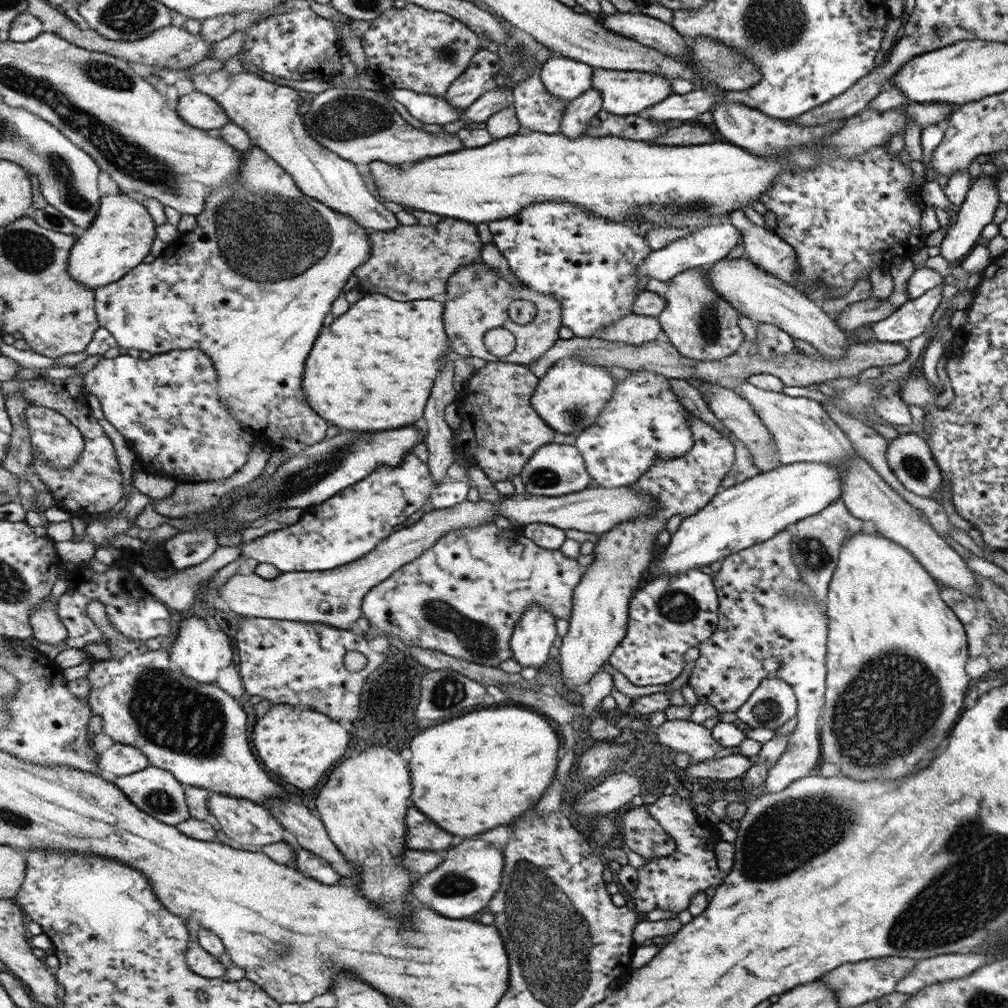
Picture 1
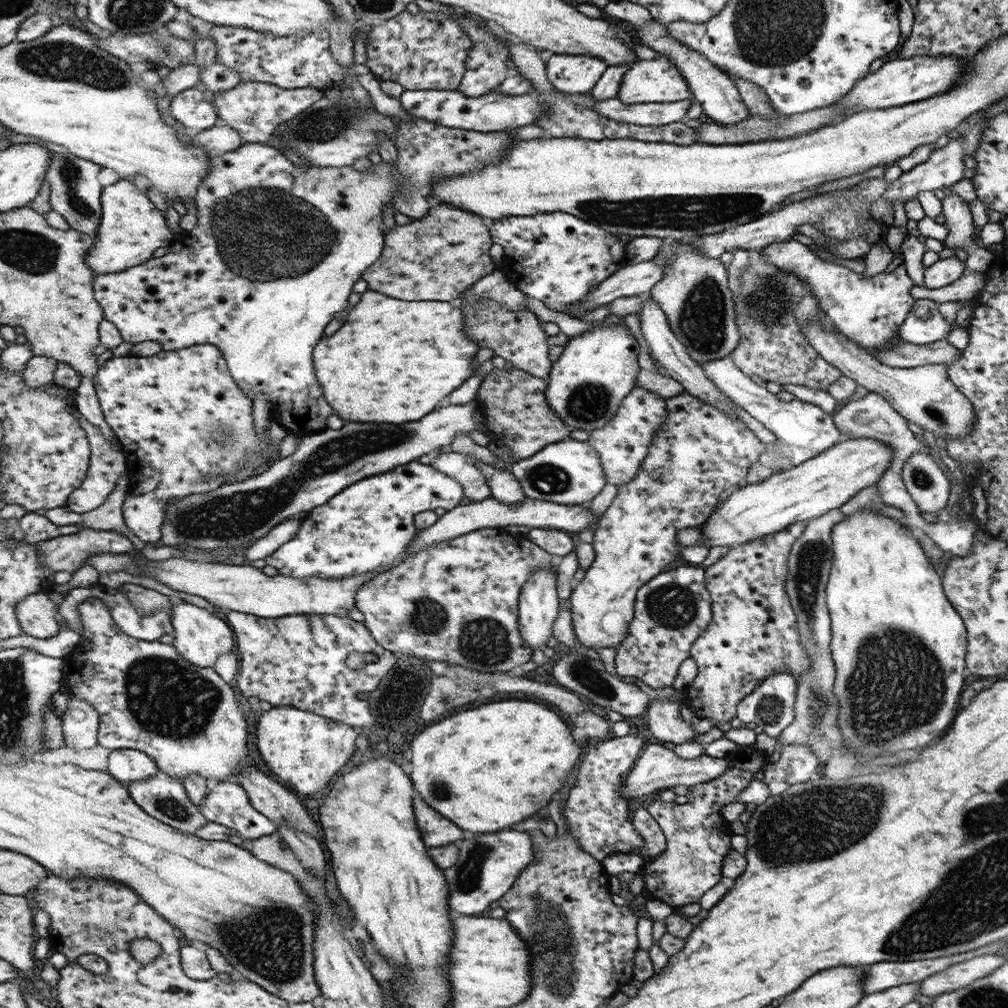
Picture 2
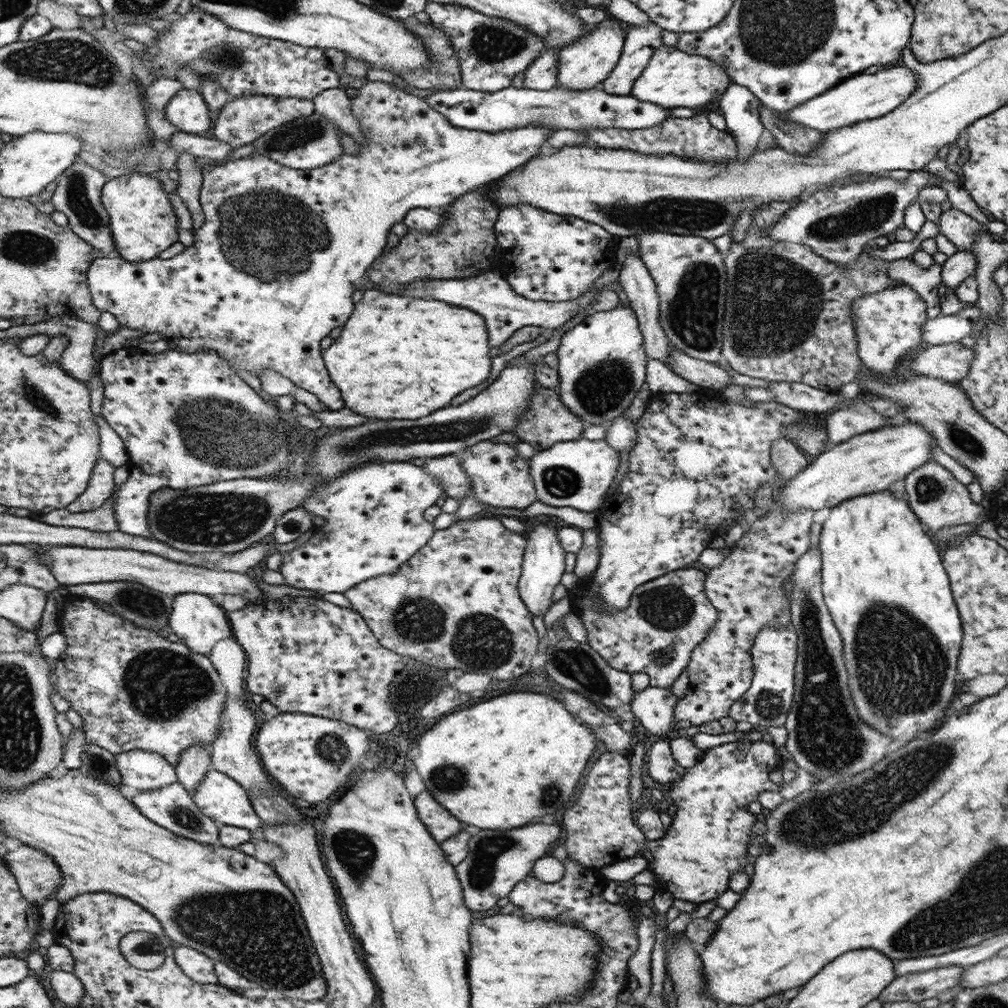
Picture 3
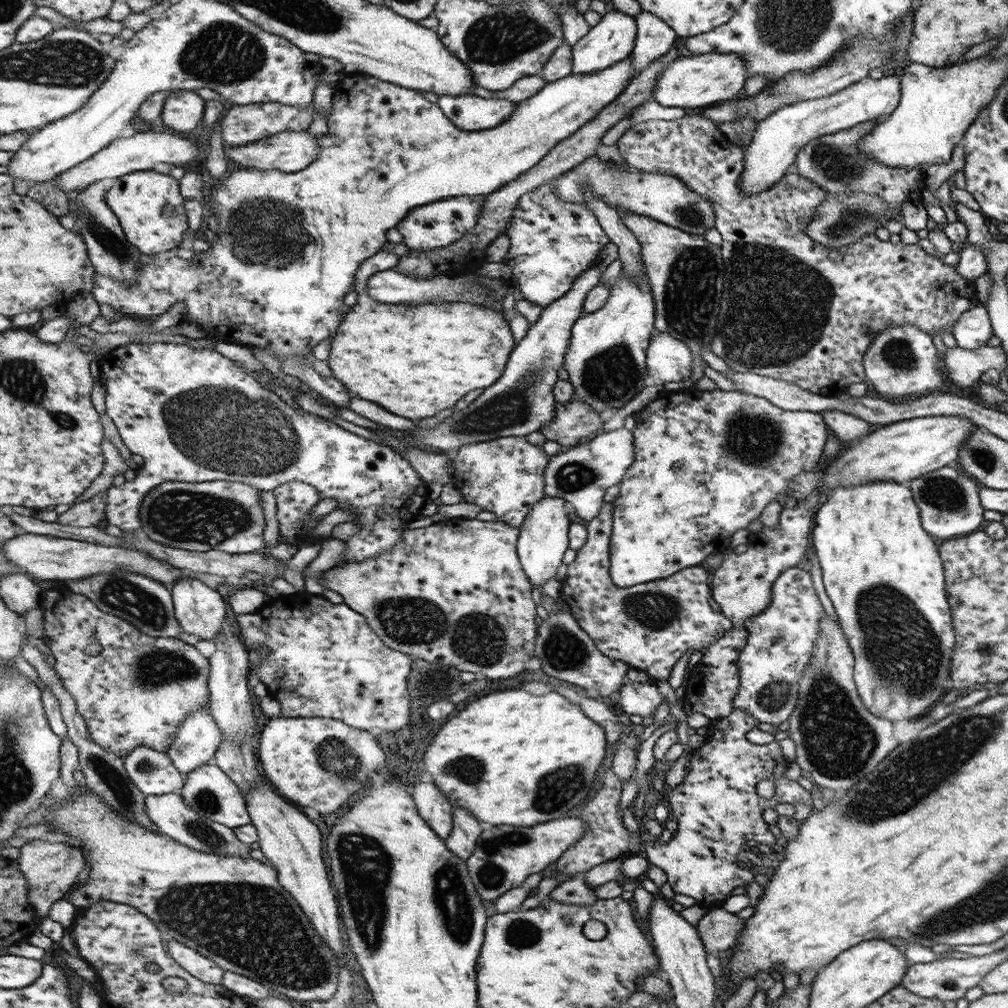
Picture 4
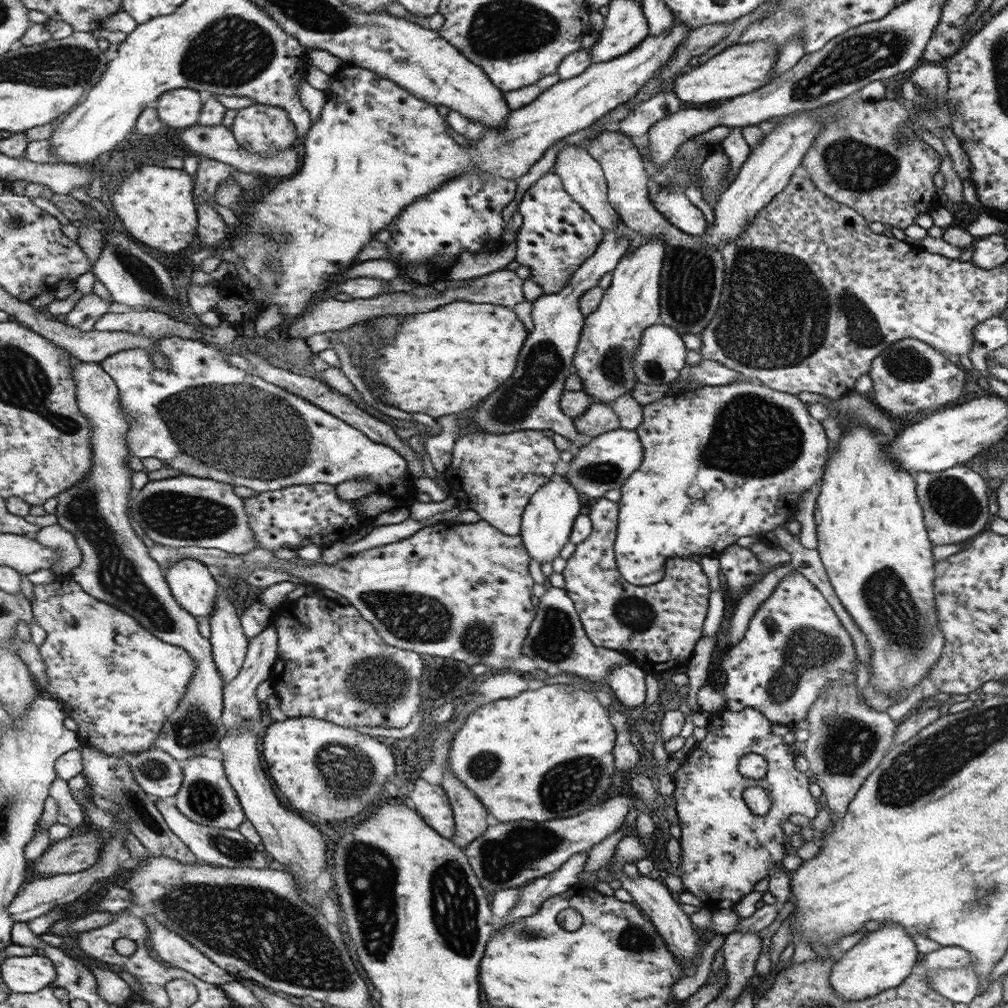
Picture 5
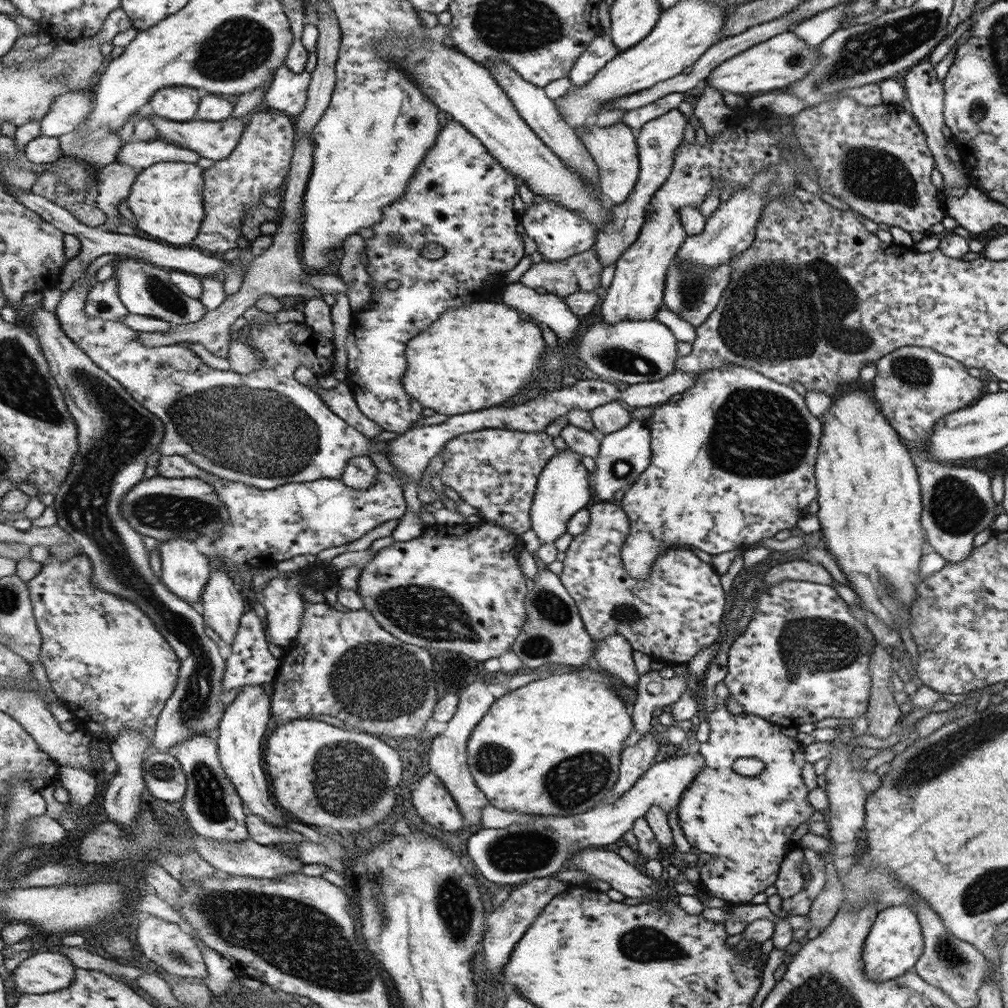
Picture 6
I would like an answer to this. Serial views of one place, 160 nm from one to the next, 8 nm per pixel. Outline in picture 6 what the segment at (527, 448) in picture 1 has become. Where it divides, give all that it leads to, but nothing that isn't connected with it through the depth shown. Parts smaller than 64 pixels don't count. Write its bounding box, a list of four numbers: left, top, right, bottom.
[589,402,632,436]

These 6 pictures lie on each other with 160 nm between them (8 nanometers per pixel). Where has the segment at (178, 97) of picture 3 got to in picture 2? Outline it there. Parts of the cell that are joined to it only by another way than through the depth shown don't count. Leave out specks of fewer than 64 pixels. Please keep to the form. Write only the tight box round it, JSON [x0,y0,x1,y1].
[169,87,218,131]

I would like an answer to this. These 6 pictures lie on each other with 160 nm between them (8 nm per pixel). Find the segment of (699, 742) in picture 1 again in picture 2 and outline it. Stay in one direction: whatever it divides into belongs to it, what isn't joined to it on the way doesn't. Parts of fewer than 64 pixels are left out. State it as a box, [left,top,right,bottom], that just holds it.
[644,699,699,745]

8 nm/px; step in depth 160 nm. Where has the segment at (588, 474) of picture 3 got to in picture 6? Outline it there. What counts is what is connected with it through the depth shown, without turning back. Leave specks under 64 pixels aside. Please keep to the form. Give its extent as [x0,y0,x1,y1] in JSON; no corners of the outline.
[594,420,651,501]

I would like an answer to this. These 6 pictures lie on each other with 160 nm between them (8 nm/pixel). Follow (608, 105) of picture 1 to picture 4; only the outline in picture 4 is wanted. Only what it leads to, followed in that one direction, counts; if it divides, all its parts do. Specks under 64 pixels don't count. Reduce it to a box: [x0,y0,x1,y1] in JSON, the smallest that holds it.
[652,53,747,108]

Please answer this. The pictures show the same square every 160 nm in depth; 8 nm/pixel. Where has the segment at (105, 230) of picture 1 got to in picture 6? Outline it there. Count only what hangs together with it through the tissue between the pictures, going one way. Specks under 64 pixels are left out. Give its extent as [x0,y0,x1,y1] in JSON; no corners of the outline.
[124,162,205,247]

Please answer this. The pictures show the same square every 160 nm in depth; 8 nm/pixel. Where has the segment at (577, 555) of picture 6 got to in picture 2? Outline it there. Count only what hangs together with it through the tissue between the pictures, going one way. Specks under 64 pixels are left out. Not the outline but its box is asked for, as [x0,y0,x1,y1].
[616,566,713,689]

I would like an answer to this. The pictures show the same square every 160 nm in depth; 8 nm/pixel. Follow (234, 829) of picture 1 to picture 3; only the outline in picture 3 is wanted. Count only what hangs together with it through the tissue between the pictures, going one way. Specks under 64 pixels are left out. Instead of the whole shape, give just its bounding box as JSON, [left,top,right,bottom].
[192,769,264,830]

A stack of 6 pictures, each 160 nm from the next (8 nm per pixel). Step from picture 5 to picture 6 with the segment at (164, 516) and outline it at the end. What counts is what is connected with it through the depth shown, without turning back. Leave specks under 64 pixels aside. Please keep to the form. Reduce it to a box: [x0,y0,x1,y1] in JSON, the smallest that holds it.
[122,475,230,542]

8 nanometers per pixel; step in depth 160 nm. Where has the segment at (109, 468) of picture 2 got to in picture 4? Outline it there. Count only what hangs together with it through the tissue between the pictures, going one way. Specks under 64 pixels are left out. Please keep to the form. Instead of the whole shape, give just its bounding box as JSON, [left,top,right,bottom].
[57,492,106,526]

